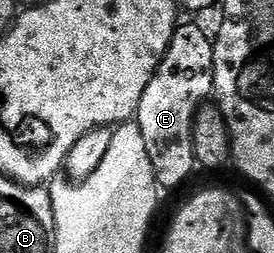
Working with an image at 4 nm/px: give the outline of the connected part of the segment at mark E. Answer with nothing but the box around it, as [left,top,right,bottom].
[135,24,214,190]

